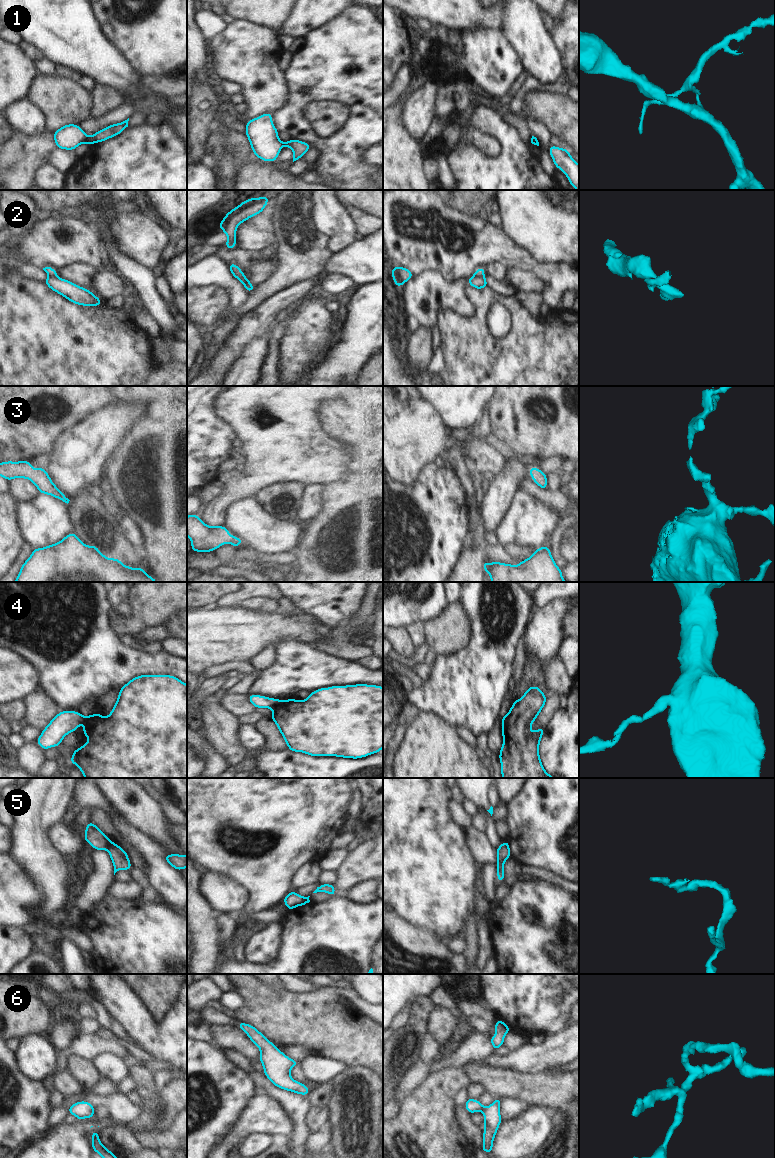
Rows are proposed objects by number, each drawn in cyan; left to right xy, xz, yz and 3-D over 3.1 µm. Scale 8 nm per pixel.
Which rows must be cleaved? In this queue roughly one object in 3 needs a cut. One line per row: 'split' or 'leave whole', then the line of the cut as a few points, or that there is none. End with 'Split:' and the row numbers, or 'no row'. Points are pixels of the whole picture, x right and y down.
1: split; cut xy (86, 136), (87, 142)
2: split; cut yz (474, 274), (483, 276)
3: leave whole; cut none
4: split; cut xz (281, 700), (272, 709)
5: split; cut xy (111, 841), (106, 849)
6: leave whole; cut none
Split: 1, 2, 4, 5

